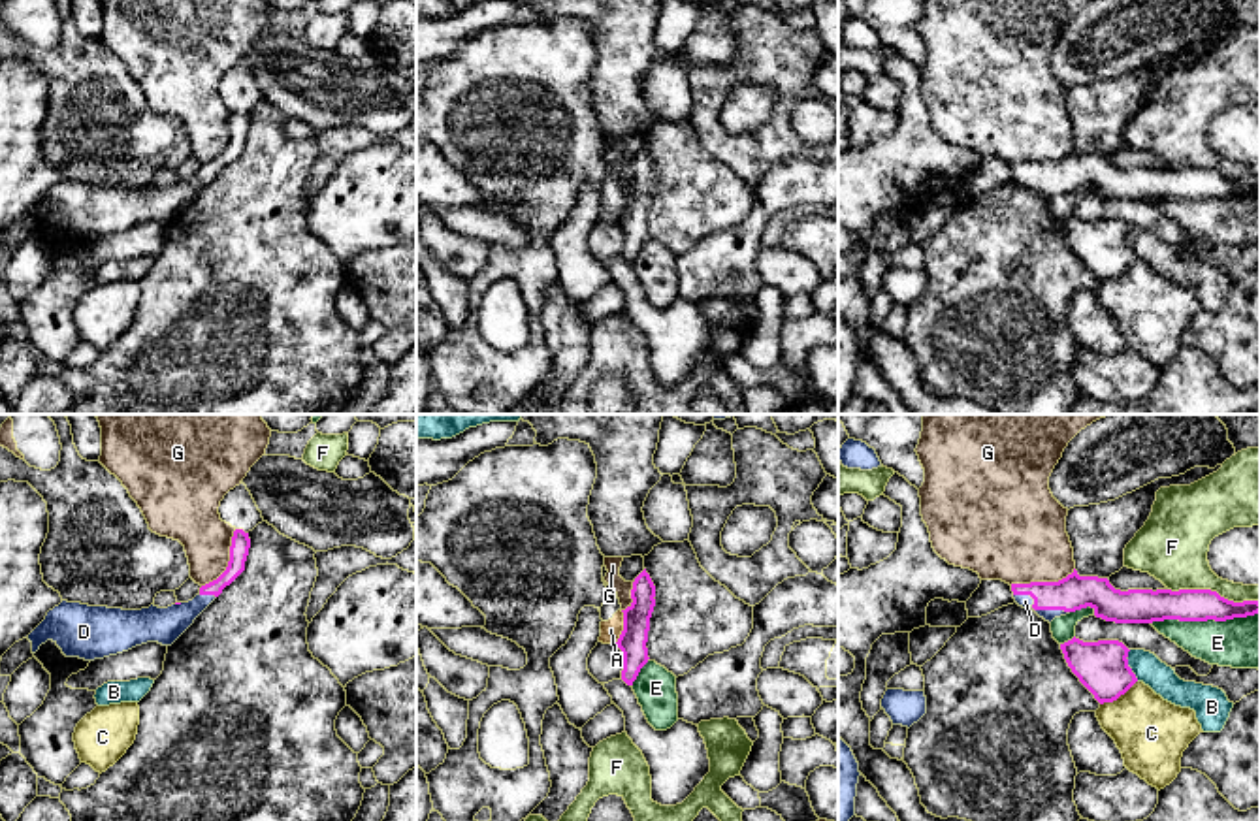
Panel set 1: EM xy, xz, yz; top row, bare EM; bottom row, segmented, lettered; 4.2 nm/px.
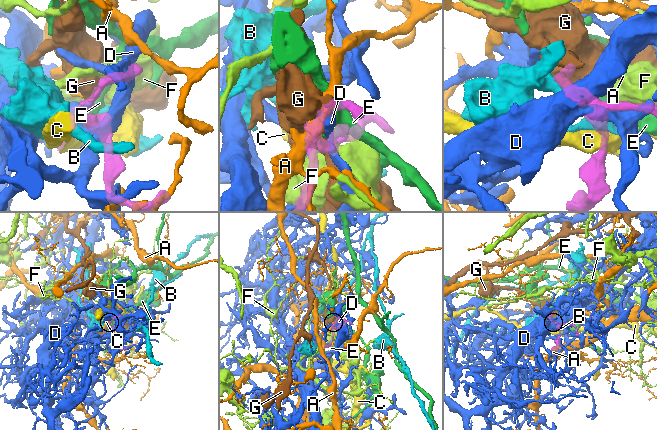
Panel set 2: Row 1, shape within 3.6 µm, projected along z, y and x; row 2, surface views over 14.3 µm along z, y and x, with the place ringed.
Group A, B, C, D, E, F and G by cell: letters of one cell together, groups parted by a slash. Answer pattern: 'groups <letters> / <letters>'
groups A / B / C / D / E / F / G

